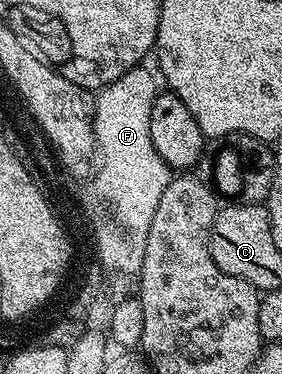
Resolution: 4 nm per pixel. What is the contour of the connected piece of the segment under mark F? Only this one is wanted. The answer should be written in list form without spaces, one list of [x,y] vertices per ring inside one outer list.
[[[137,67],[126,71],[114,83],[95,94],[96,110],[94,111],[94,135],[96,142],[104,147],[104,165],[102,175],[99,176],[99,190],[109,200],[108,208],[111,216],[120,225],[122,235],[106,241],[105,251],[108,261],[120,266],[120,269],[132,269],[136,273],[136,265],[142,263],[146,237],[150,231],[150,222],[154,219],[154,210],[158,207],[158,199],[162,199],[162,191],[166,191],[172,182],[174,173],[168,168],[164,156],[154,147],[150,140],[150,107],[154,107],[154,99],[158,92],[158,77],[145,67]]]

